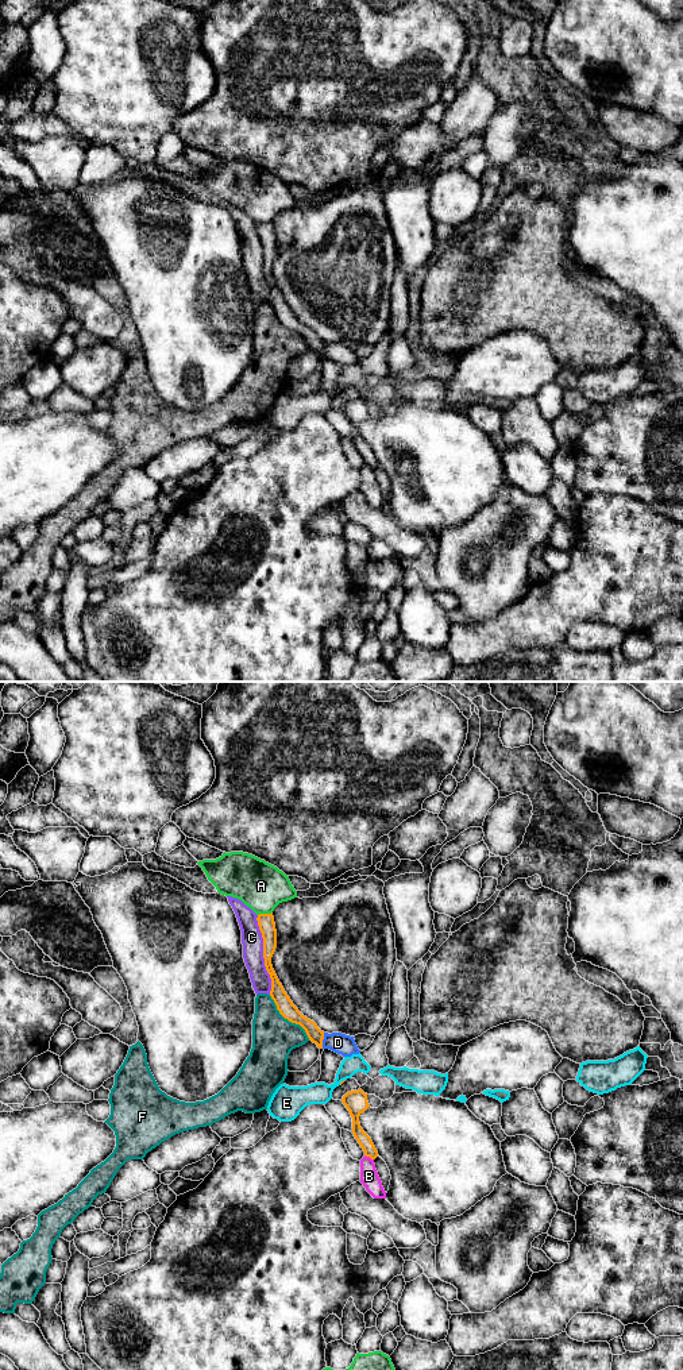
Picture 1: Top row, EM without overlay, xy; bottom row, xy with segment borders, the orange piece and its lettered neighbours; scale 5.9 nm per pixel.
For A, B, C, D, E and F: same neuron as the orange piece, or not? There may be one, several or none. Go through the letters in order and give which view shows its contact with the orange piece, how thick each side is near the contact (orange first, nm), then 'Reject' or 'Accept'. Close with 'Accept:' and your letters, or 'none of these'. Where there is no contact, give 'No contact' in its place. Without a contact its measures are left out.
A: Touches orange in xy. Thickness 100 nm (orange) against 280 nm. Reject
B: Touches orange in xy. Thickness 80 nm (orange) against 110 nm. Reject
C: Touches orange in xy. Thickness 100 nm (orange) against 130 nm. Reject
D: Touches orange in xy. Thickness 90 nm (orange) against 120 nm. Reject
E: Touches orange in xy. Thickness 20 nm (orange) against 130 nm. Reject
F: Touches orange in xy. Thickness 100 nm (orange) against 260 nm. Reject
Accept: none of these

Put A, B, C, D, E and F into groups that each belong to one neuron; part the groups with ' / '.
A / B / C D / E / F

